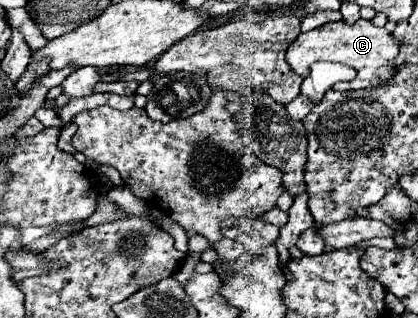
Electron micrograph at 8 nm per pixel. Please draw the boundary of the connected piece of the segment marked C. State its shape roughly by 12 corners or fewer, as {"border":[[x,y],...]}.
{"border":[[367,19],[301,33],[287,63],[315,61],[357,71],[337,91],[377,87],[395,73],[399,41]]}

